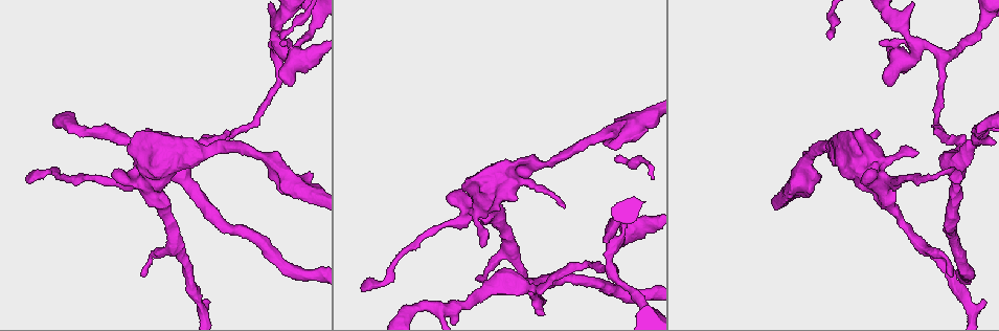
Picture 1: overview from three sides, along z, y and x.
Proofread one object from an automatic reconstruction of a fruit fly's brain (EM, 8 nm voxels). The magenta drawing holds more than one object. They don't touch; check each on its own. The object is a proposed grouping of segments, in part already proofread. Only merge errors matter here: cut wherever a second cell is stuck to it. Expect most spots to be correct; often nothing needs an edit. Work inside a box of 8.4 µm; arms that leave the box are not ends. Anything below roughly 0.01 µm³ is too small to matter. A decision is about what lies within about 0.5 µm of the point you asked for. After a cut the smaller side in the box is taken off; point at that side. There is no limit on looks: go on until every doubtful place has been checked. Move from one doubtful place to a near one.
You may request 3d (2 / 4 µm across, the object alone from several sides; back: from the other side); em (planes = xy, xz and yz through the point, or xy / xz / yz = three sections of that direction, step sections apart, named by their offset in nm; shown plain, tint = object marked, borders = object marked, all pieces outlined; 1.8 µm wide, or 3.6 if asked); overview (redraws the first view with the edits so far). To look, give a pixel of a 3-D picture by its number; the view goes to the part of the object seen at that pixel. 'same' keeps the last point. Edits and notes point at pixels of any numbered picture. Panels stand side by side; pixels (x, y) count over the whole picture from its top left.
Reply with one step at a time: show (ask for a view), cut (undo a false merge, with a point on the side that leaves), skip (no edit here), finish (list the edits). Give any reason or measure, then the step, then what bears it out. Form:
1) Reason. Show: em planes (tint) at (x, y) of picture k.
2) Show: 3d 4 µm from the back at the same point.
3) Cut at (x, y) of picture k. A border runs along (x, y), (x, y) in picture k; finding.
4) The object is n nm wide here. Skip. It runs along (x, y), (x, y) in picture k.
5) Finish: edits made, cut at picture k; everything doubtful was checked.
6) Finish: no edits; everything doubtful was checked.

Abrupt turn. Show: em 3.6 µm yz step 16 (tint) at (873, 166) of picture 1.

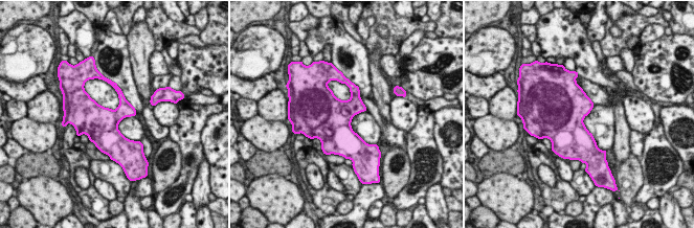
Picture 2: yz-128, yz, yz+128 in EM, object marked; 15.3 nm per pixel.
Another direction. Show: em 3.6 µm planes (tint) at the same point.

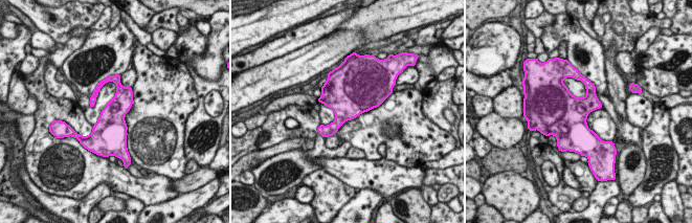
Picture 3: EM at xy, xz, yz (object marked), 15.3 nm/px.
Skip. Continuous, no second cell.

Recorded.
Sudden change in width. Show: 3d 4 µm at (516, 181) of picture 1.

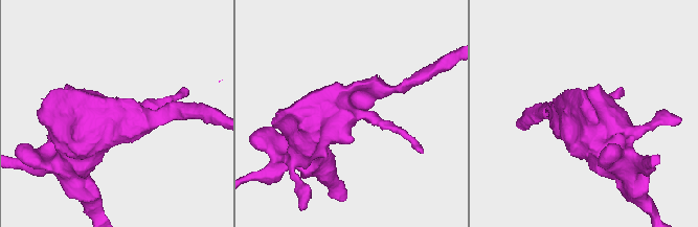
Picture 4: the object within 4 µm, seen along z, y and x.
Show: em 3.6 µm planes (borders) at (354, 117) of picture 4.

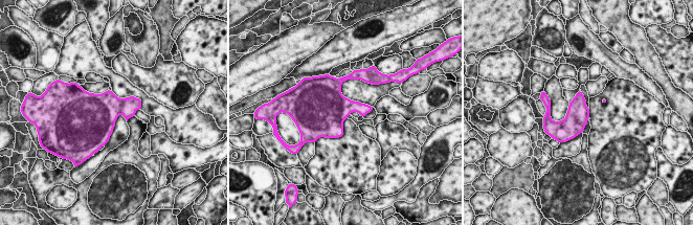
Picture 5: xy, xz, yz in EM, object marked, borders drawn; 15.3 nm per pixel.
The object is 340 nm wide here. Skip. Continuous, no second cell.

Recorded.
Calibre changes. Show: em xz step 4 (tint) at (628, 229) of picture 1.

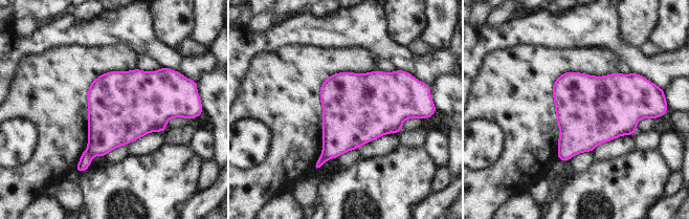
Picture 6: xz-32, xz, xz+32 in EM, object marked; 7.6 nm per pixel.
Show: em planes (tint) at the same point.

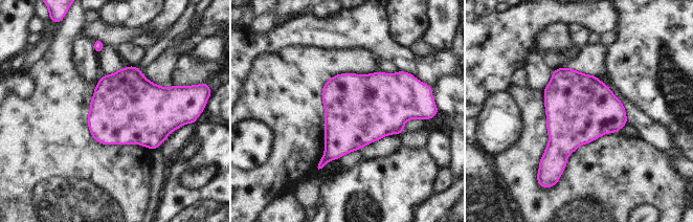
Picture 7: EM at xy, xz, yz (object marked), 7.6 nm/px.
The object is 550 nm wide here. Cut at (344, 132) of picture 7. Two cells meet here.

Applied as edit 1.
Finish: edits made, cut at picture 7; everything doubtful was checked.

